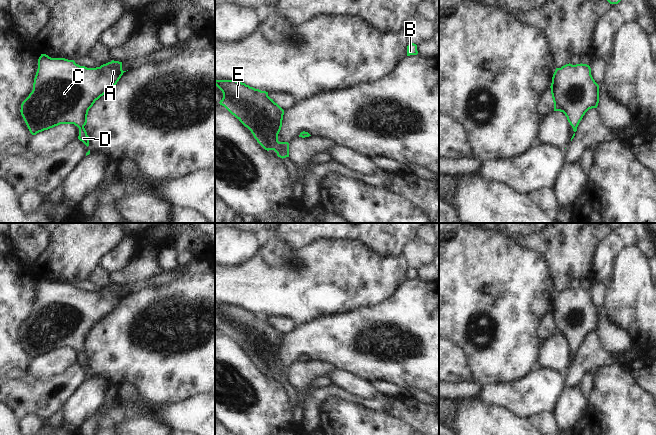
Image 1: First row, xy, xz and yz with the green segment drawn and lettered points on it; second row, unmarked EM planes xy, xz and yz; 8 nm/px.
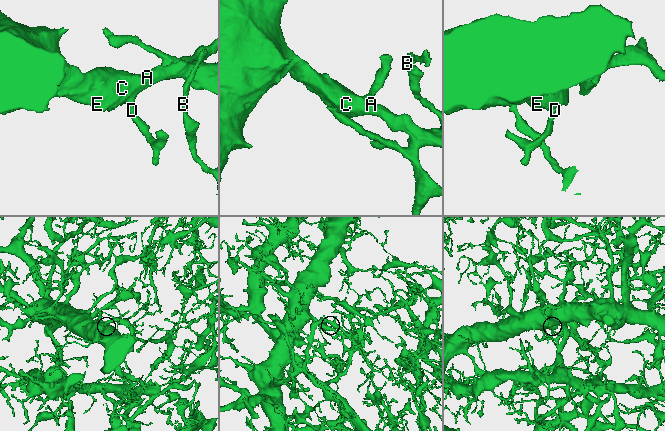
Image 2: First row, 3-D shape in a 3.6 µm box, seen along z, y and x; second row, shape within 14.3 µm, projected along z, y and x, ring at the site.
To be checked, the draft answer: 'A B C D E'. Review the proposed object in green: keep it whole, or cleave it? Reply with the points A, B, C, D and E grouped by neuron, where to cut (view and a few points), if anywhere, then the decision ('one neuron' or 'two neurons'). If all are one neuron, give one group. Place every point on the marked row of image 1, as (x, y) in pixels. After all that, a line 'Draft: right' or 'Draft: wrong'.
A B C D E | no cut | one neuron
Draft: right

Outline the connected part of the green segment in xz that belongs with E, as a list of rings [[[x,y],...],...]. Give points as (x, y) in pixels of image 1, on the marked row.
[[[215,80],[215,85],[223,93],[220,105],[224,106],[247,127],[265,150],[274,150],[277,156],[282,159],[289,157],[289,143],[278,141],[284,110],[268,96],[268,92],[255,89],[236,80]]]

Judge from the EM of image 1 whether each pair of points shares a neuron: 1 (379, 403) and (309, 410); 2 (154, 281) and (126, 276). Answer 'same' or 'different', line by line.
1: same
2: different

